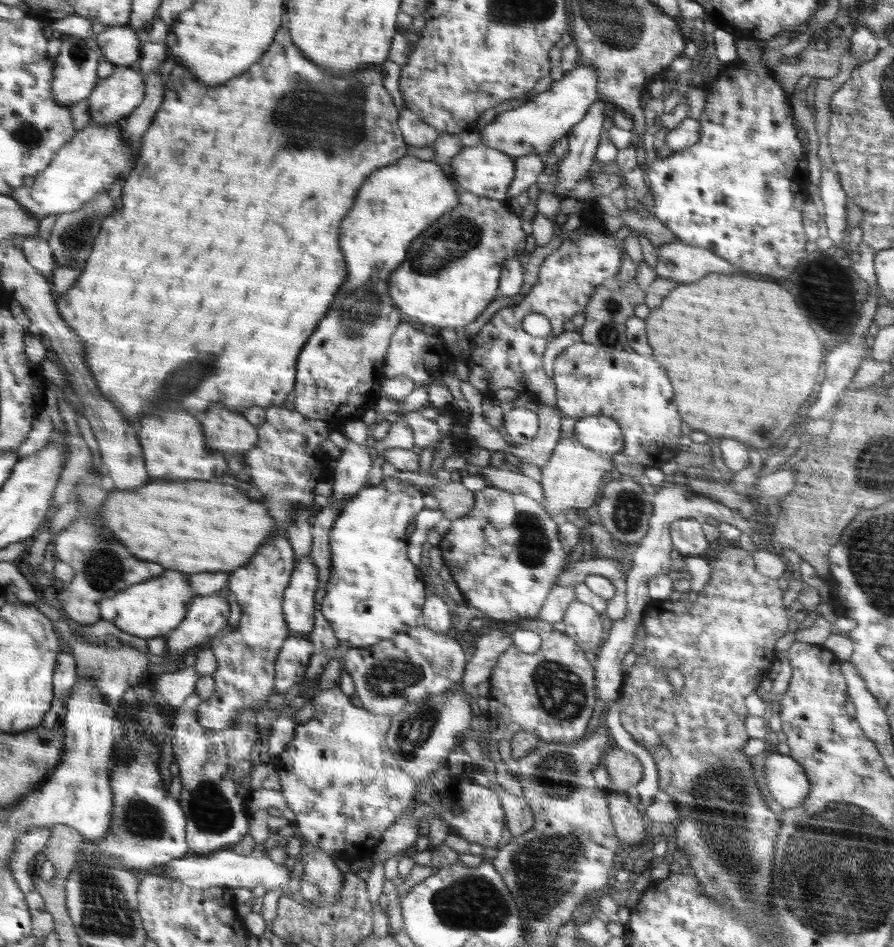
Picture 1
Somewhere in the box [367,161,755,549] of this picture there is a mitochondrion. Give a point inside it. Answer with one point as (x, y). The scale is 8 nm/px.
(446, 246)

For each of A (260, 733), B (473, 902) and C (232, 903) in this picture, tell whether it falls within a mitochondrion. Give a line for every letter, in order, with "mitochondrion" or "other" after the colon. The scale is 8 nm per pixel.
A: other
B: mitochondrion
C: other

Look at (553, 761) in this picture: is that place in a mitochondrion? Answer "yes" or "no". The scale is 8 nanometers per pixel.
yes

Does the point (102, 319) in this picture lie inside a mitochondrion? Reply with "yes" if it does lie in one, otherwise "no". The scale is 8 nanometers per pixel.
no

